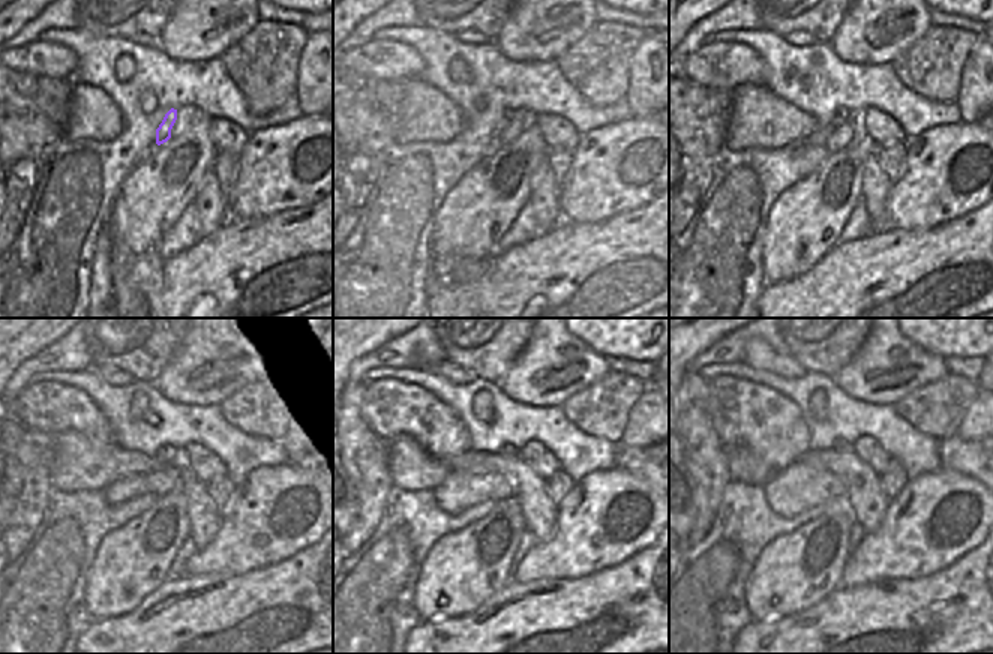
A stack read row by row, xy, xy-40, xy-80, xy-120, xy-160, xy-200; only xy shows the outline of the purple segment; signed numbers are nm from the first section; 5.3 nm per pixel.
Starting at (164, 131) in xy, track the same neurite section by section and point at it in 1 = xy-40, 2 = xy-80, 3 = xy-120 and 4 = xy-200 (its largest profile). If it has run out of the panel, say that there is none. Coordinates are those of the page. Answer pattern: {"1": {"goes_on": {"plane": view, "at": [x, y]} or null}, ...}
{"1": {"goes_on": {"plane": "xy-40", "at": [506, 117]}}, "2": {"goes_on": {"plane": "xy-80", "at": [842, 116]}}, "3": {"goes_on": {"plane": "xy-120", "at": [171, 455]}}, "4": {"goes_on": {"plane": "xy-200", "at": [842, 446]}}}

